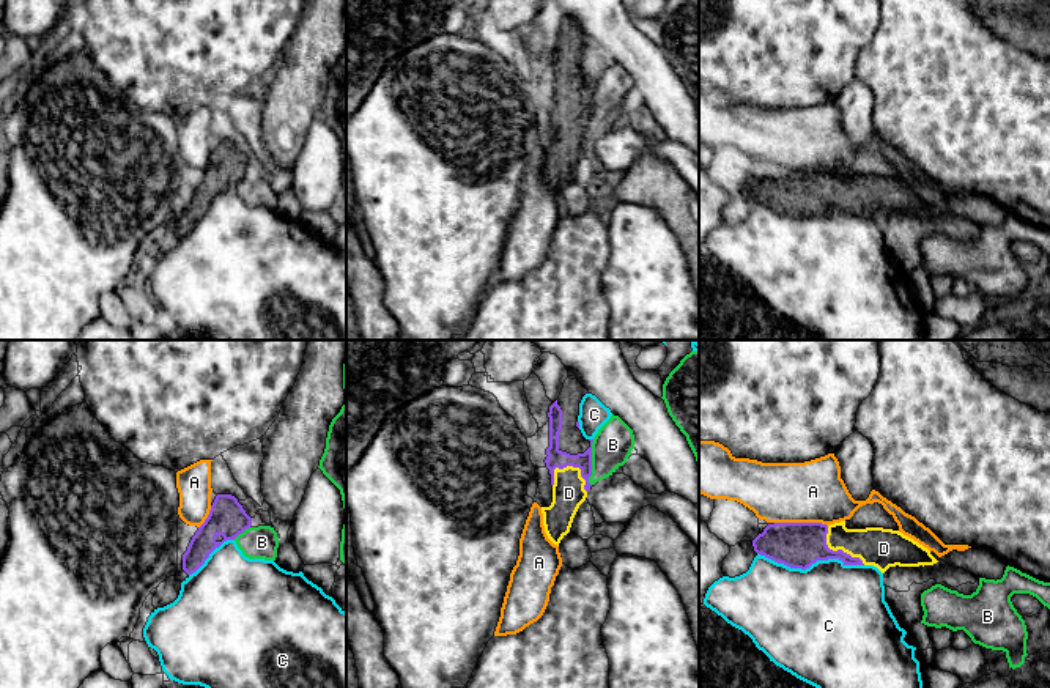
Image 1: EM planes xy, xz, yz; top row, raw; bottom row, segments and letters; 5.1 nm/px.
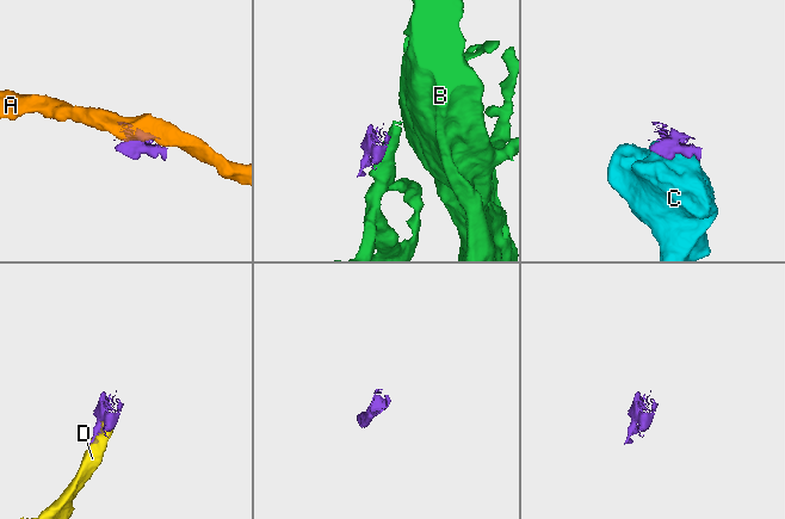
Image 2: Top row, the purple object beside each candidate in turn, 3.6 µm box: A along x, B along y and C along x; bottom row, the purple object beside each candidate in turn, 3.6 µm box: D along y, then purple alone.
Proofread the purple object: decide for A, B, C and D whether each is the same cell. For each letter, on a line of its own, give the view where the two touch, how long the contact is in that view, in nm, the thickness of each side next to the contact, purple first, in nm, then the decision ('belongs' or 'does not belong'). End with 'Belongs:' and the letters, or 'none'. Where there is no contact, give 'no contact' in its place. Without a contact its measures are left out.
A: yz | 280 nm | 240/320 nm | does not belong
B: xz | 240 nm | 100/200 nm | does not belong
C: yz | 550 nm | 240/480 nm | does not belong
D: xz | 200 nm | 100/170 nm | belongs
Belongs: D

